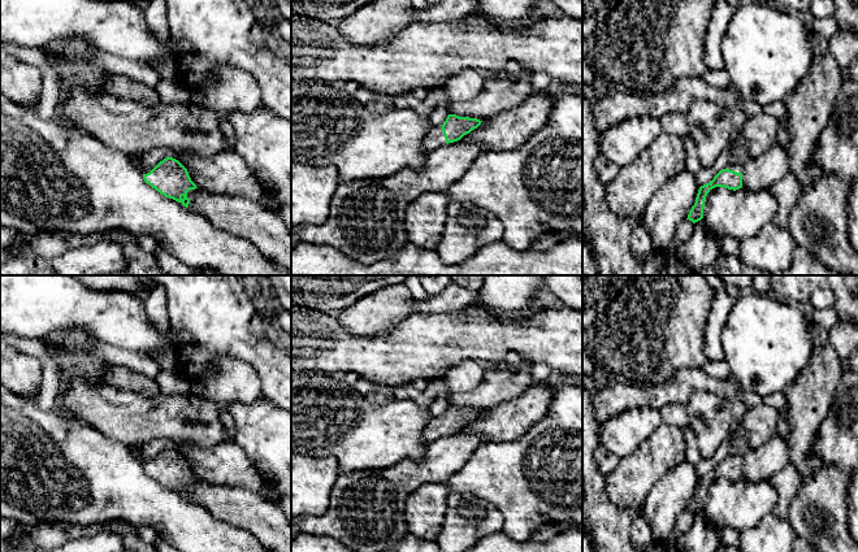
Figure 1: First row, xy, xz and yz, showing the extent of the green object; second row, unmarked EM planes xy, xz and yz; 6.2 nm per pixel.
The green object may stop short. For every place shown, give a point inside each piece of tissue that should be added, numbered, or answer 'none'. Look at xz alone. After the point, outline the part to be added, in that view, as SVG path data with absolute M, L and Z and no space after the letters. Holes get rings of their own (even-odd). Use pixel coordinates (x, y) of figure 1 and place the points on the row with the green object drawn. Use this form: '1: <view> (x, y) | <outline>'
1: xz (434, 138) | M432 126L422 139L422 149L426 153L445 144L447 143L442 131L442 126Z

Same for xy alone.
1: xy (137, 160) | M142 155L142 156L134 156L134 157L131 157L131 160L133 160L133 162L140 169L140 171L142 171L143 174L147 174L147 173L150 173L153 168L150 168L150 169L143 168L143 166L142 166L142 157L143 157L143 155Z

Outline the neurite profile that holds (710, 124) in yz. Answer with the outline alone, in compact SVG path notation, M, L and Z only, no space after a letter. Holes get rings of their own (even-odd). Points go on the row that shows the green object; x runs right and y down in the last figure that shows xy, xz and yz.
M697 100L692 104L686 121L702 166L711 168L731 145L732 112L715 101Z

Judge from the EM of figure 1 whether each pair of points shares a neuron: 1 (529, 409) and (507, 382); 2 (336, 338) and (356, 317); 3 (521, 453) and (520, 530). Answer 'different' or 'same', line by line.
1: different
2: different
3: same

